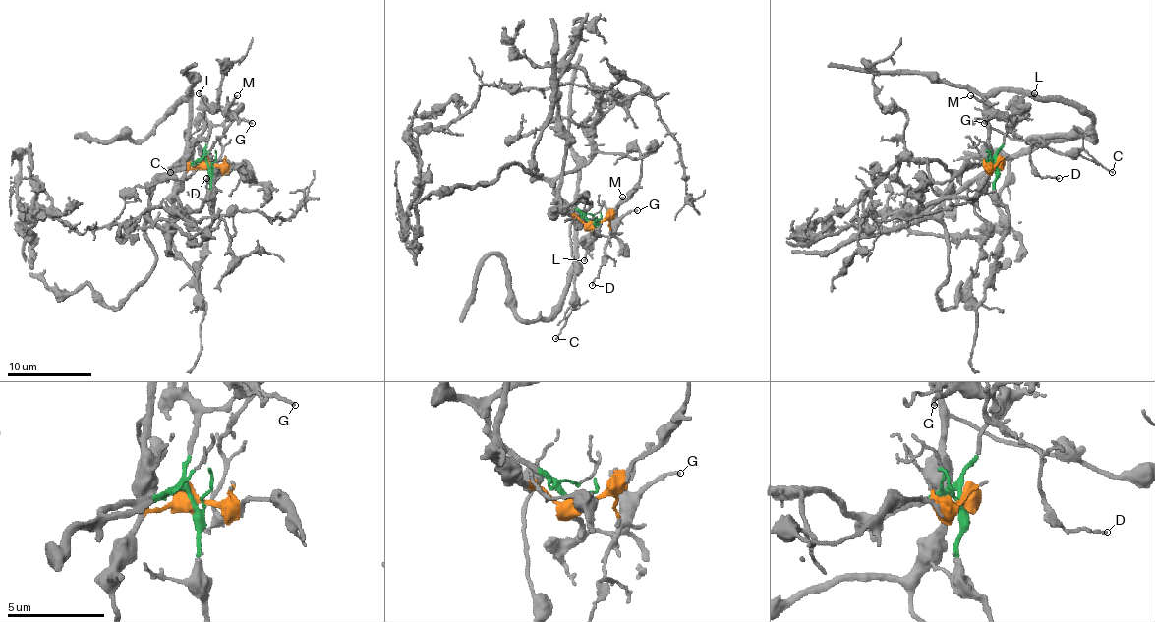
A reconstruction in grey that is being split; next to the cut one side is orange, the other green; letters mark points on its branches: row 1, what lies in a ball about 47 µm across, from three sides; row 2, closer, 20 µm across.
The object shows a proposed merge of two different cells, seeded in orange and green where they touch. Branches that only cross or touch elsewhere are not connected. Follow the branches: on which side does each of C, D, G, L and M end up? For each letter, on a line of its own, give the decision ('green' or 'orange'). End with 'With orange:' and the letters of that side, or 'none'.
C: orange
D: green
G: green
L: green
M: green
With orange: C

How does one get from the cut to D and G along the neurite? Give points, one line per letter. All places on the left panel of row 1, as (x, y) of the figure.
D: (208, 164), (203, 149), (208, 143), (208, 133), (212, 127), (221, 125), (216, 175), (206, 177)
G: (208, 164), (203, 149), (212, 127), (236, 118), (253, 123)

